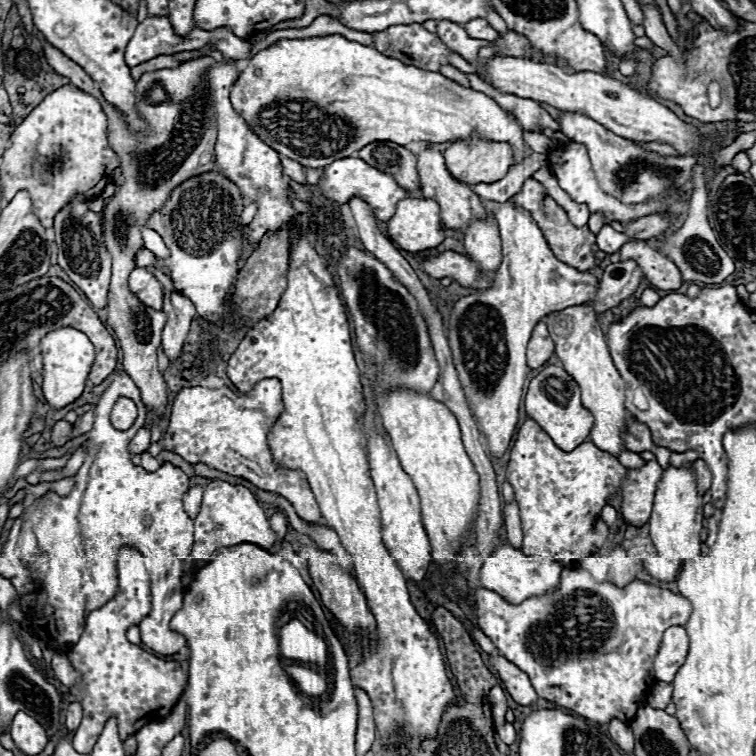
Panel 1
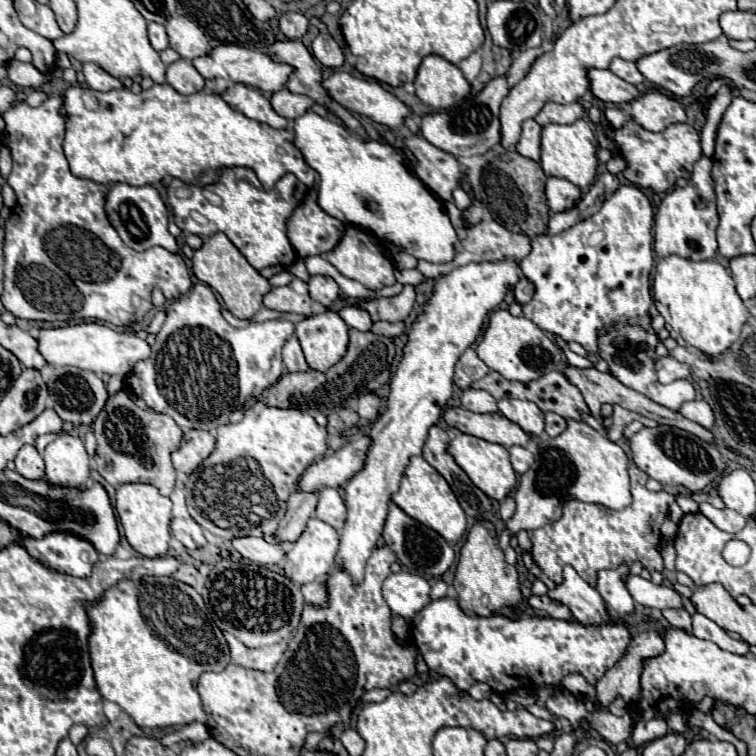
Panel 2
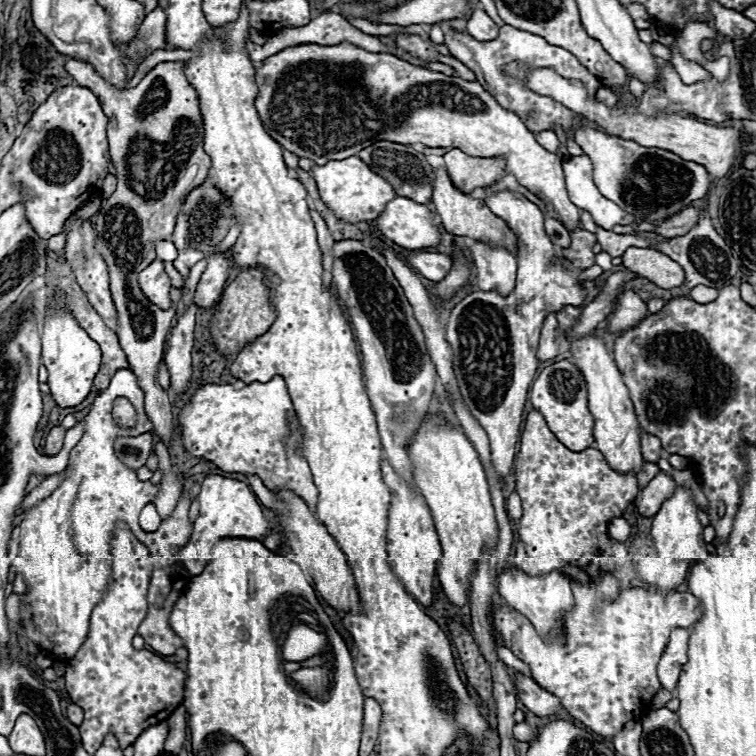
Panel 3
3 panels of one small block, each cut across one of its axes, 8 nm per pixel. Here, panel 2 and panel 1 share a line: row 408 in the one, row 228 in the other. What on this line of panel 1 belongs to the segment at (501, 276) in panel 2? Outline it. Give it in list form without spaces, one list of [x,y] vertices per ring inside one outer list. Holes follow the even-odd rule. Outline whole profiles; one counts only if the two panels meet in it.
[[[418,198],[400,200],[396,204],[396,214],[386,222],[386,230],[388,230],[390,240],[396,242],[406,252],[422,252],[422,250],[436,248],[446,238],[438,212],[440,212],[438,206],[430,200],[424,200],[424,198],[420,198],[420,200]]]

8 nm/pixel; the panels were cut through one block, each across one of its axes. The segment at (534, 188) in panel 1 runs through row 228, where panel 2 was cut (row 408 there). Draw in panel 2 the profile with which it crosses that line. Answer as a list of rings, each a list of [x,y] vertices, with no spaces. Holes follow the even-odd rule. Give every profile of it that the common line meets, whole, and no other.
[[[490,372],[486,374],[482,380],[474,382],[472,388],[478,390],[486,390],[490,392],[496,400],[502,398],[520,398],[520,400],[530,400],[534,404],[538,404],[538,408],[542,408],[542,412],[556,412],[564,418],[572,418],[572,420],[582,420],[582,412],[590,414],[581,392],[574,384],[570,384],[570,380],[566,380],[566,376],[562,372],[550,372],[546,376],[542,376],[540,380],[532,380],[532,382],[510,382],[504,376],[500,376],[498,372]]]

